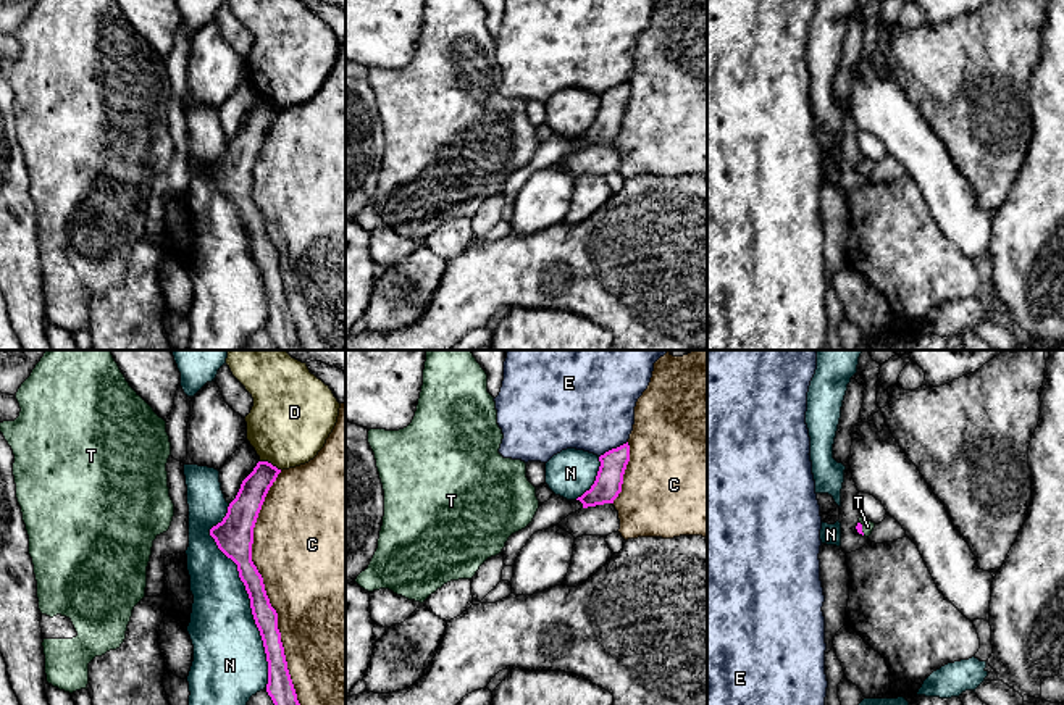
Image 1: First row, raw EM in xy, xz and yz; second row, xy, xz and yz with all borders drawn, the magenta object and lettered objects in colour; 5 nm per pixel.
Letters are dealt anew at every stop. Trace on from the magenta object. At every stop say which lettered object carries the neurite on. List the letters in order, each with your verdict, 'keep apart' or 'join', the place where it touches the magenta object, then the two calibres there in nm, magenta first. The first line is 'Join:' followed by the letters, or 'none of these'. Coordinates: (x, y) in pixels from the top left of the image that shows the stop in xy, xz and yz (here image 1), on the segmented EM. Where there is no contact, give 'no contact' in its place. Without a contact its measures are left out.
Join: T
C: keep apart; contact xy (263, 588); calibres 140 and 480 nm
D: keep apart; contact xy (270, 463); calibres 140 and 400 nm
E: keep apart; contact xz (612, 449); calibres 140 and 460 nm
N: keep apart; contact xy (249, 596); calibres 140 and 320 nm
T: join; contact yz (861, 528); calibres 30 and 60 nm

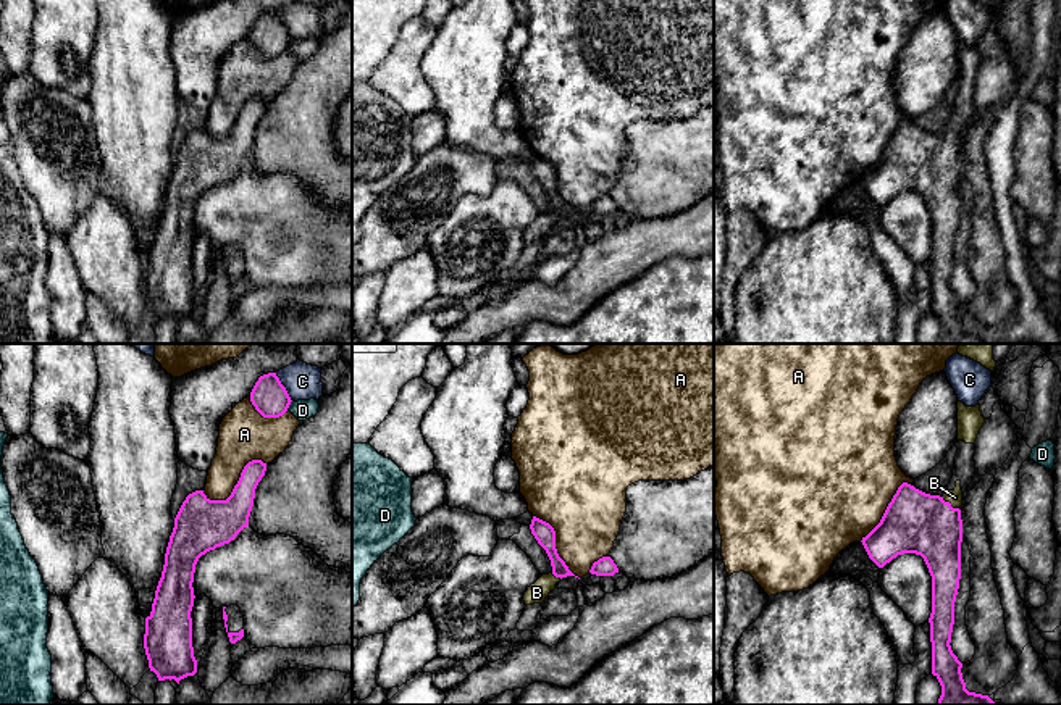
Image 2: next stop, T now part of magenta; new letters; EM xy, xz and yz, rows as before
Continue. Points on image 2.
Join: B
A: keep apart; contact xy (238, 483); calibres 240 and 260 nm
B: join; contact yz (950, 504); calibres 300 and 80 nm
C: keep apart; contact xy (285, 387); calibres 180 and 180 nm
D: keep apart; contact xy (289, 404); calibres 180 and 100 nm

